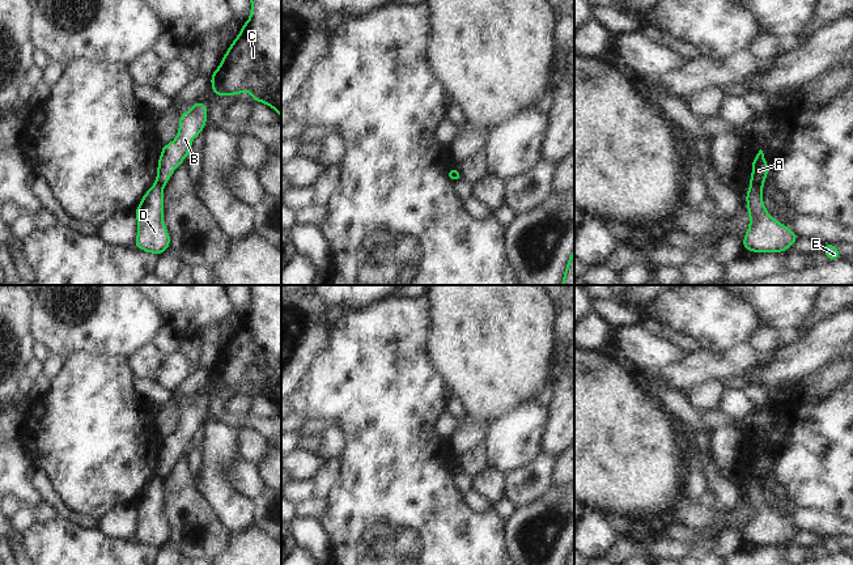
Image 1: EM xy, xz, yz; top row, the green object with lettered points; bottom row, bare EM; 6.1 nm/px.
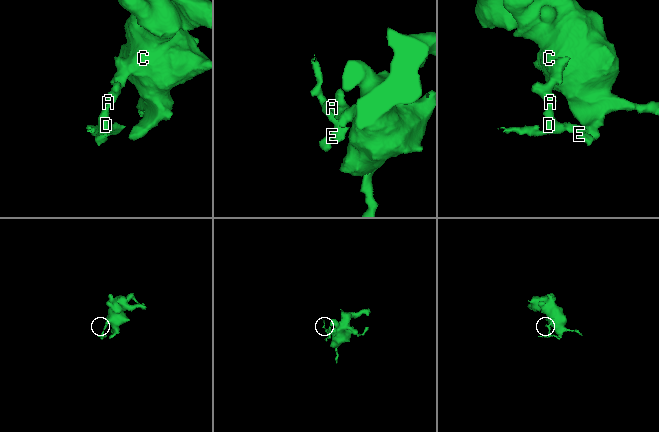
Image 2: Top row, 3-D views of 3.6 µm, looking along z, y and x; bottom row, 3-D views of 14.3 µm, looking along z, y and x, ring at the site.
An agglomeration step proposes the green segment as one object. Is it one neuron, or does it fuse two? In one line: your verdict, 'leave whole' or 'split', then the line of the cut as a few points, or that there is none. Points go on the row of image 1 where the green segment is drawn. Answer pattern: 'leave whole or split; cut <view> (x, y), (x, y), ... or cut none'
split; cut yz (751, 183), (762, 186)

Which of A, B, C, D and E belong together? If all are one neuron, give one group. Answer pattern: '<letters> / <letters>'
A B C / D E

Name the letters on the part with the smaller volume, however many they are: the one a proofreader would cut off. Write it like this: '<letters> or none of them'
D, E

